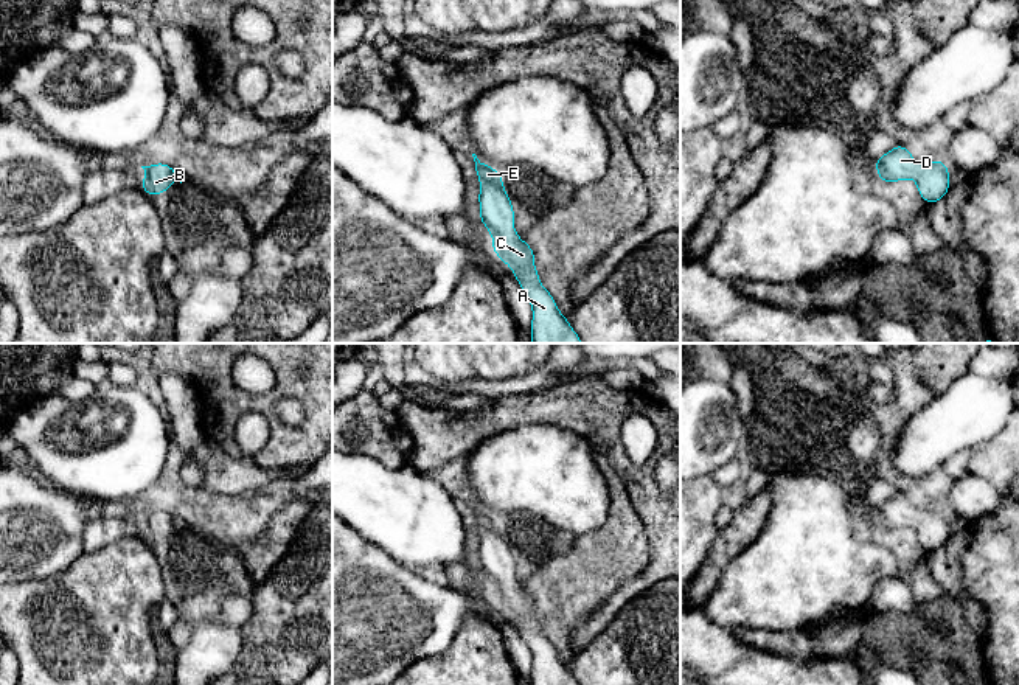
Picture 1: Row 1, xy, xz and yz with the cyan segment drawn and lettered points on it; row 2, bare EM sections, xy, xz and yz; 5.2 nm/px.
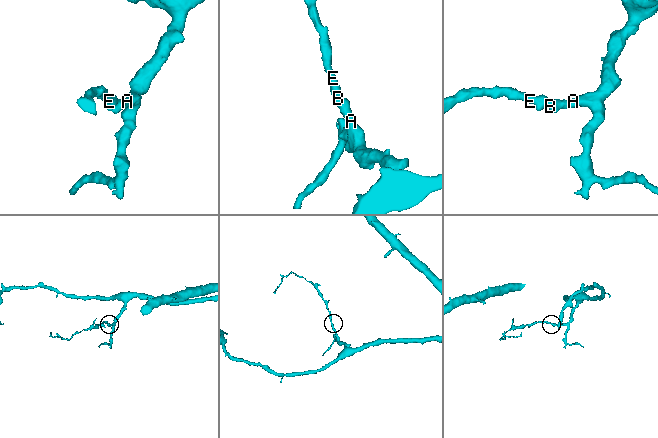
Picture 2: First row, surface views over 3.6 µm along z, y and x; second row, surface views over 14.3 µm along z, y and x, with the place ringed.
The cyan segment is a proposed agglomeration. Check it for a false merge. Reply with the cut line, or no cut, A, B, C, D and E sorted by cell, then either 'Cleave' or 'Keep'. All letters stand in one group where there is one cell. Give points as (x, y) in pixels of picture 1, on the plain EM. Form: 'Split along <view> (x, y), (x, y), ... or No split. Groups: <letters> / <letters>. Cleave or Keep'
No split. Groups: A B C D E. Keep

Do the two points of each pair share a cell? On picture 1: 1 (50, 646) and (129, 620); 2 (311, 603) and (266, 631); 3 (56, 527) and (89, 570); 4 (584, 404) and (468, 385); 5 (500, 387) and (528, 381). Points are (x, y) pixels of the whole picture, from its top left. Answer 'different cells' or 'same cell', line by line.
1: same cell
2: same cell
3: different cells
4: different cells
5: same cell

